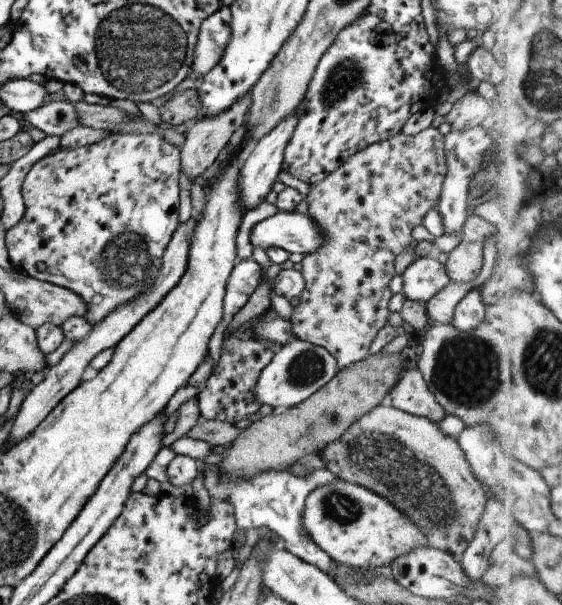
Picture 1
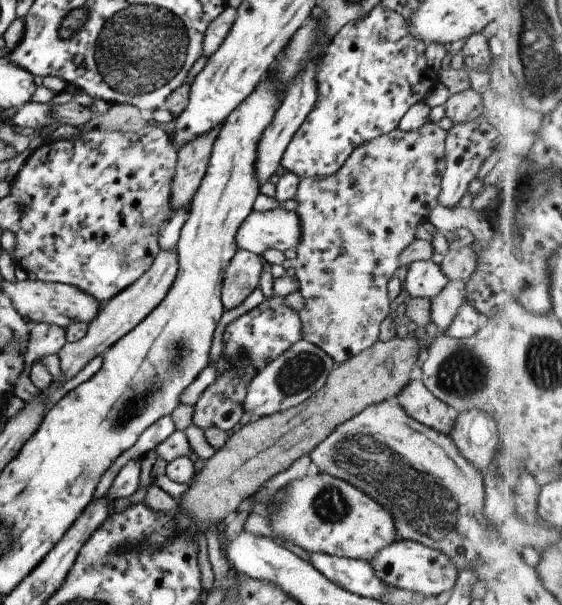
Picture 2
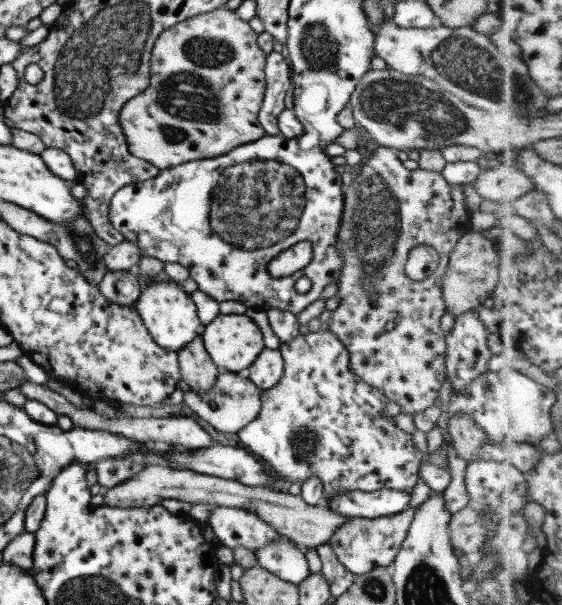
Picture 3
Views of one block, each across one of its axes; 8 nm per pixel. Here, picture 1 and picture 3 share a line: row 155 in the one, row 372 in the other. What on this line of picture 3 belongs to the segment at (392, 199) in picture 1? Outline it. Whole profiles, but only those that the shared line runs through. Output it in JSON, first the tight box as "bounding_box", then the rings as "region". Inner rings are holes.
{"bounding_box":[324,145,478,415],"region":[[[379,145],[373,152],[368,161],[363,164],[358,171],[351,173],[352,183],[343,185],[344,190],[344,212],[342,212],[342,224],[340,224],[340,230],[338,230],[338,253],[342,255],[342,274],[340,278],[336,280],[338,285],[338,291],[336,297],[340,297],[340,304],[331,312],[331,318],[324,326],[328,331],[336,333],[336,337],[340,339],[343,346],[348,349],[350,353],[350,371],[354,371],[360,381],[366,381],[374,387],[378,387],[381,392],[392,402],[396,401],[401,407],[401,412],[414,415],[418,412],[423,412],[426,408],[435,405],[436,400],[440,396],[440,389],[442,383],[446,379],[445,369],[445,356],[446,356],[446,340],[445,332],[440,327],[440,319],[446,312],[446,305],[442,298],[442,275],[446,271],[448,266],[449,256],[451,250],[456,246],[456,243],[463,234],[466,234],[471,228],[473,228],[478,222],[471,213],[465,208],[464,205],[464,185],[450,184],[439,172],[430,172],[428,170],[422,170],[418,167],[415,170],[409,170],[402,165],[402,161],[398,159],[397,151],[382,145]],[[418,245],[428,245],[436,249],[439,258],[439,265],[427,279],[416,281],[407,278],[404,265],[407,261],[408,253],[410,249]]]}

